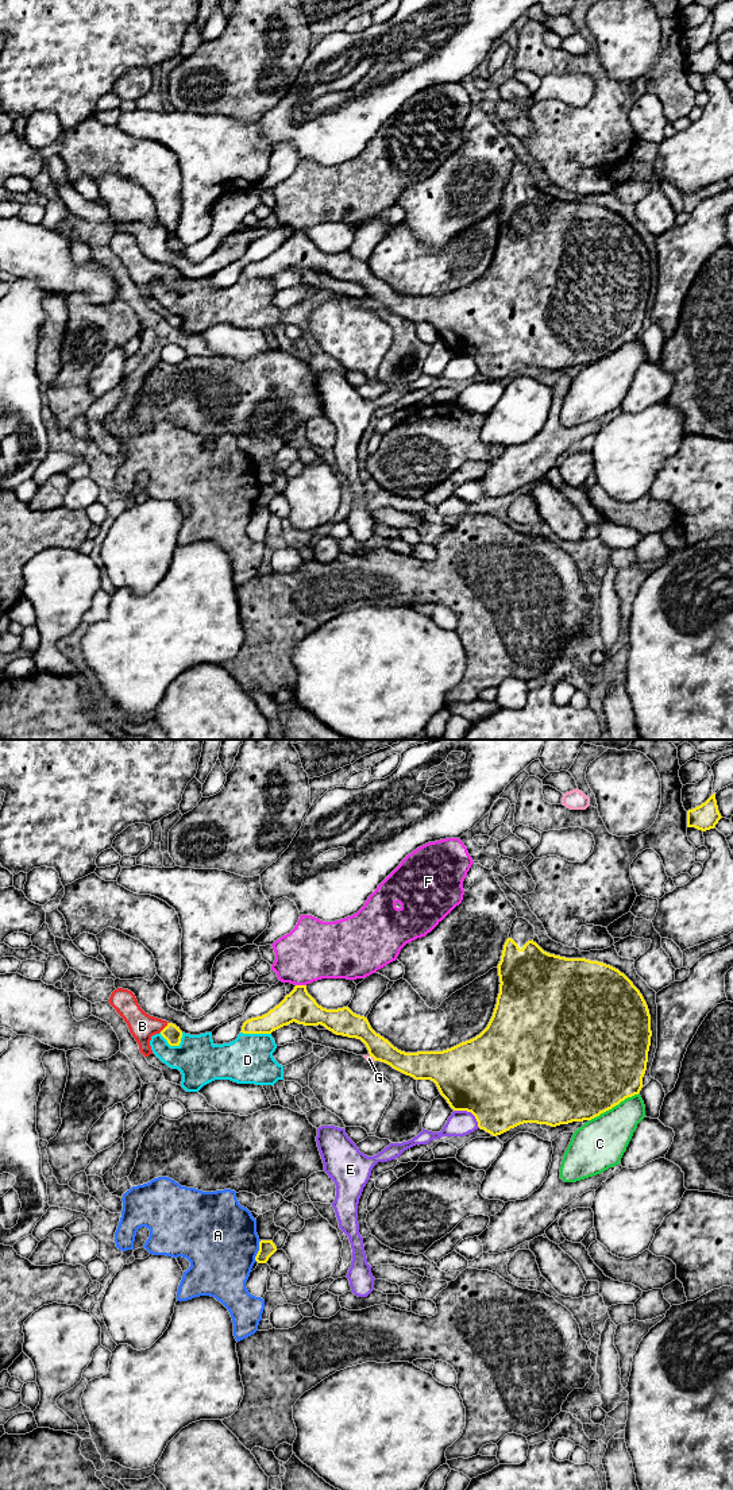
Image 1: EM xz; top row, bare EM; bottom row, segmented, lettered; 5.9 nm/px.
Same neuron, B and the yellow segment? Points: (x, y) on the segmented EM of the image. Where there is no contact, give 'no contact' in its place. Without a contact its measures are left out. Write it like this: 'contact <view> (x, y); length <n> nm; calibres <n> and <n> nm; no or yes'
contact xz (165, 1027); length 80 nm; calibres 100 and 160 nm; yes

